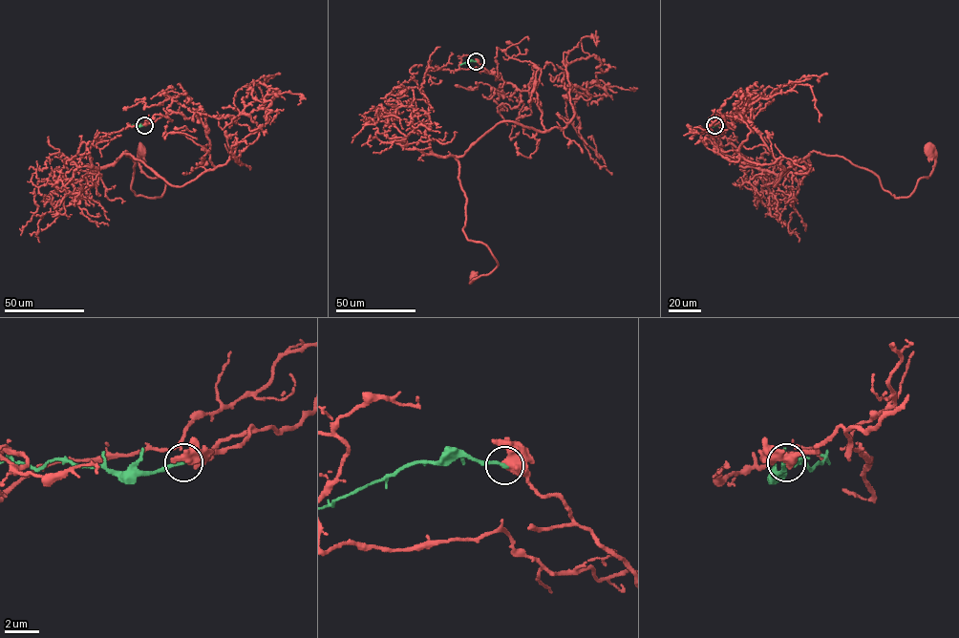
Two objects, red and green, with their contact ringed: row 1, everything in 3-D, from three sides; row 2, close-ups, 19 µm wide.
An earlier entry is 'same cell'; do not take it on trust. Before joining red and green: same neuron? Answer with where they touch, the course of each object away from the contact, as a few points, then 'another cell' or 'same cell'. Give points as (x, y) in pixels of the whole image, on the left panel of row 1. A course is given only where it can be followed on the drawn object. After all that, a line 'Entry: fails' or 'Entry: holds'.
(144, 125) | red via (144, 125), (196, 116), (215, 167), (171, 186), (123, 152), (136, 196), (165, 188), (141, 169), (140, 150) | green via (144, 125), (127, 125) | another cell
Entry: fails

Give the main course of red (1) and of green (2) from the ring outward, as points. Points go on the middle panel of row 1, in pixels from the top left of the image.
1: (477, 61), (538, 101), (546, 131), (503, 121), (455, 157), (462, 231), (498, 264), (472, 276)
2: (477, 61), (467, 61), (458, 65)

